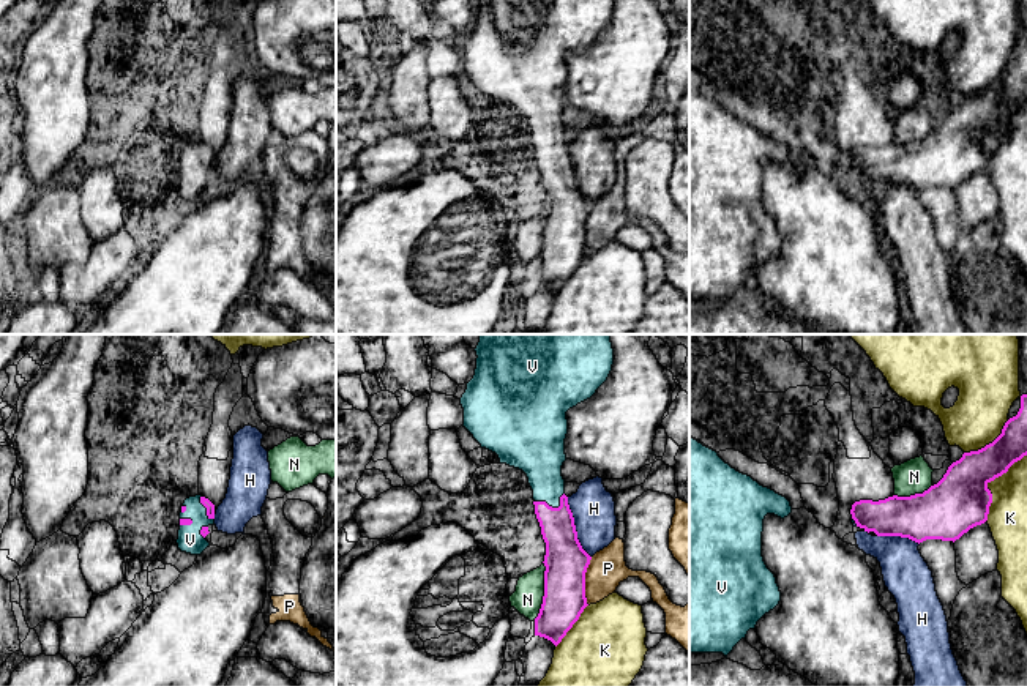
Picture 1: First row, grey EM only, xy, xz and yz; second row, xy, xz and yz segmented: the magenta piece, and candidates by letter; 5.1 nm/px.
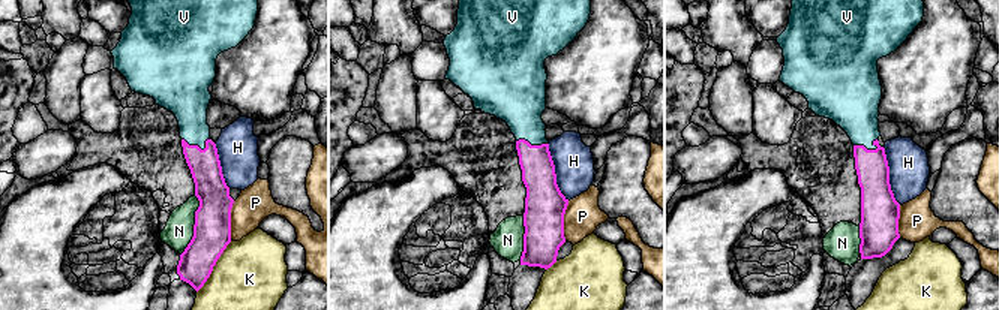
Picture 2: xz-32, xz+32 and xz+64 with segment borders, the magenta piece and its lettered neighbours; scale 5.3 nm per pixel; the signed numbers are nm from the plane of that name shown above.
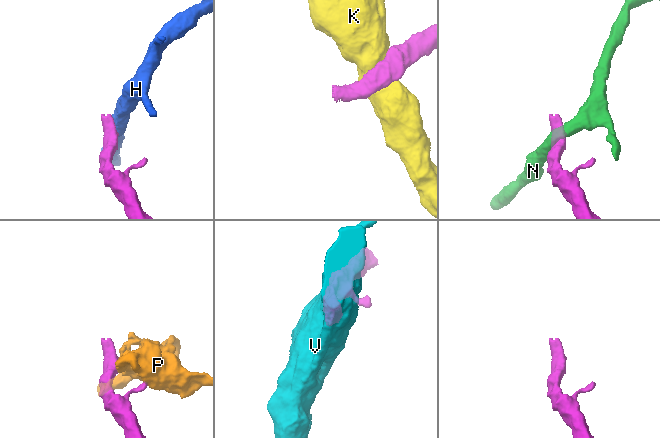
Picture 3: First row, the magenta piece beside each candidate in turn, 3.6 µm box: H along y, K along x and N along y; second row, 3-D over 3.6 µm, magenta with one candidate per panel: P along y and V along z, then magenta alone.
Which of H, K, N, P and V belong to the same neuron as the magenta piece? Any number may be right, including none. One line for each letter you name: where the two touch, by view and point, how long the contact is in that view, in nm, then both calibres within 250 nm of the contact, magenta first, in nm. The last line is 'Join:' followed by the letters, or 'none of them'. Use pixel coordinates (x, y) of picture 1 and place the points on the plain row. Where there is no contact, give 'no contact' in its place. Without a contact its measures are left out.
V: xz (551, 153) | 160 nm | 190/220 nm
Join: V

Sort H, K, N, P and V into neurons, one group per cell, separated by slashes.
H / K / N / P / V

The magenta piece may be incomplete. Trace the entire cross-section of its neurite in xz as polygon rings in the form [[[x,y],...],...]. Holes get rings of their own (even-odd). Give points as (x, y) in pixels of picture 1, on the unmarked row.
[[[476,0],[473,25],[461,44],[464,74],[500,106],[522,117],[533,137],[535,161],[546,189],[544,243],[535,265],[535,282],[555,293],[588,252],[585,219],[592,203],[582,196],[565,142],[562,112],[566,107],[566,58],[590,46],[607,27],[614,0]]]

